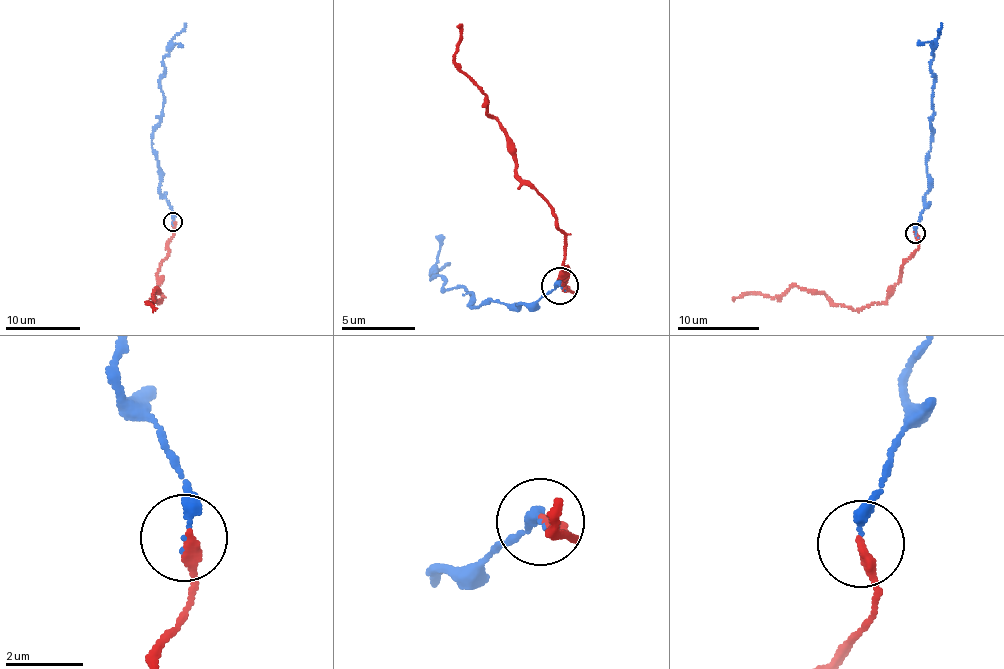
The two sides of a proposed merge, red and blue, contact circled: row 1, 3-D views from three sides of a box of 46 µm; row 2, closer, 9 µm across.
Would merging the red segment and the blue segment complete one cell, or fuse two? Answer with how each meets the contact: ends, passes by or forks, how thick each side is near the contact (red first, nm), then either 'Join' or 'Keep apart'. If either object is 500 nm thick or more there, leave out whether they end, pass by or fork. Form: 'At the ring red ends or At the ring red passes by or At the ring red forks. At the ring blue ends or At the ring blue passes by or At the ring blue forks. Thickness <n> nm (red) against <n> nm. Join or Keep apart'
At the ring red ends. At the ring blue ends. Thickness 280 nm (red) against 190 nm. Keep apart

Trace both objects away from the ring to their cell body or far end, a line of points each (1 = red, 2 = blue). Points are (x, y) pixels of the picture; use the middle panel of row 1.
1: (559, 286), (576, 293), (562, 284), (557, 215), (516, 173), (515, 146), (455, 59), (459, 28)
2: (559, 286), (518, 309), (488, 298), (477, 308), (468, 305), (472, 293), (430, 279), (448, 263)

